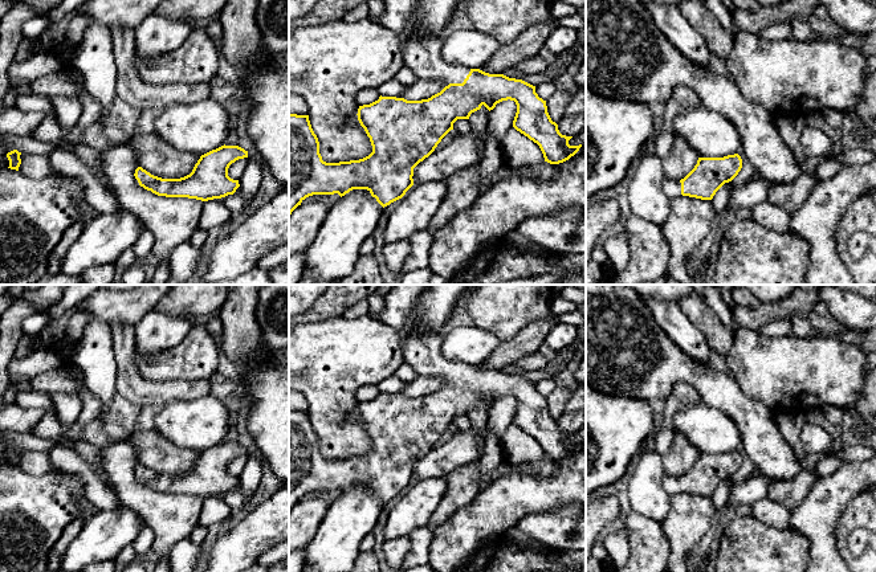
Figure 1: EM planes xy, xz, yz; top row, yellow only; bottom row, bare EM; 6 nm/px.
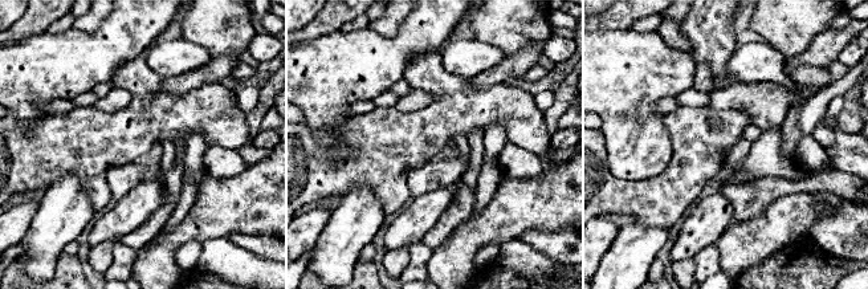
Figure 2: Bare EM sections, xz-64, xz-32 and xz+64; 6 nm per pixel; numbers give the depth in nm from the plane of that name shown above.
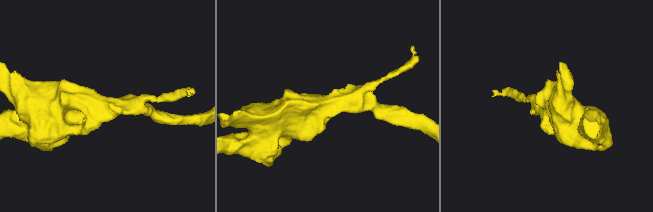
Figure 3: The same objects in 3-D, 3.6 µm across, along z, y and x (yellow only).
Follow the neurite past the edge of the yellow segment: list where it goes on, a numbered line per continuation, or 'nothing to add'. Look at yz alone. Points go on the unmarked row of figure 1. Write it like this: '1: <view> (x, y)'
1: yz (672, 485)

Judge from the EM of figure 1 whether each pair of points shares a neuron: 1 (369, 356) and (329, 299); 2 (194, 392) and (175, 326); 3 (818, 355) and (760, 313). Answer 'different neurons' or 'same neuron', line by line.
1: different neurons
2: different neurons
3: different neurons

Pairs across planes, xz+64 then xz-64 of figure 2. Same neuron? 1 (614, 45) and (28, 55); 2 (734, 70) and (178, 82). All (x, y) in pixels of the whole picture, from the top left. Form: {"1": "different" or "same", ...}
{"1": "same", "2": "different"}

